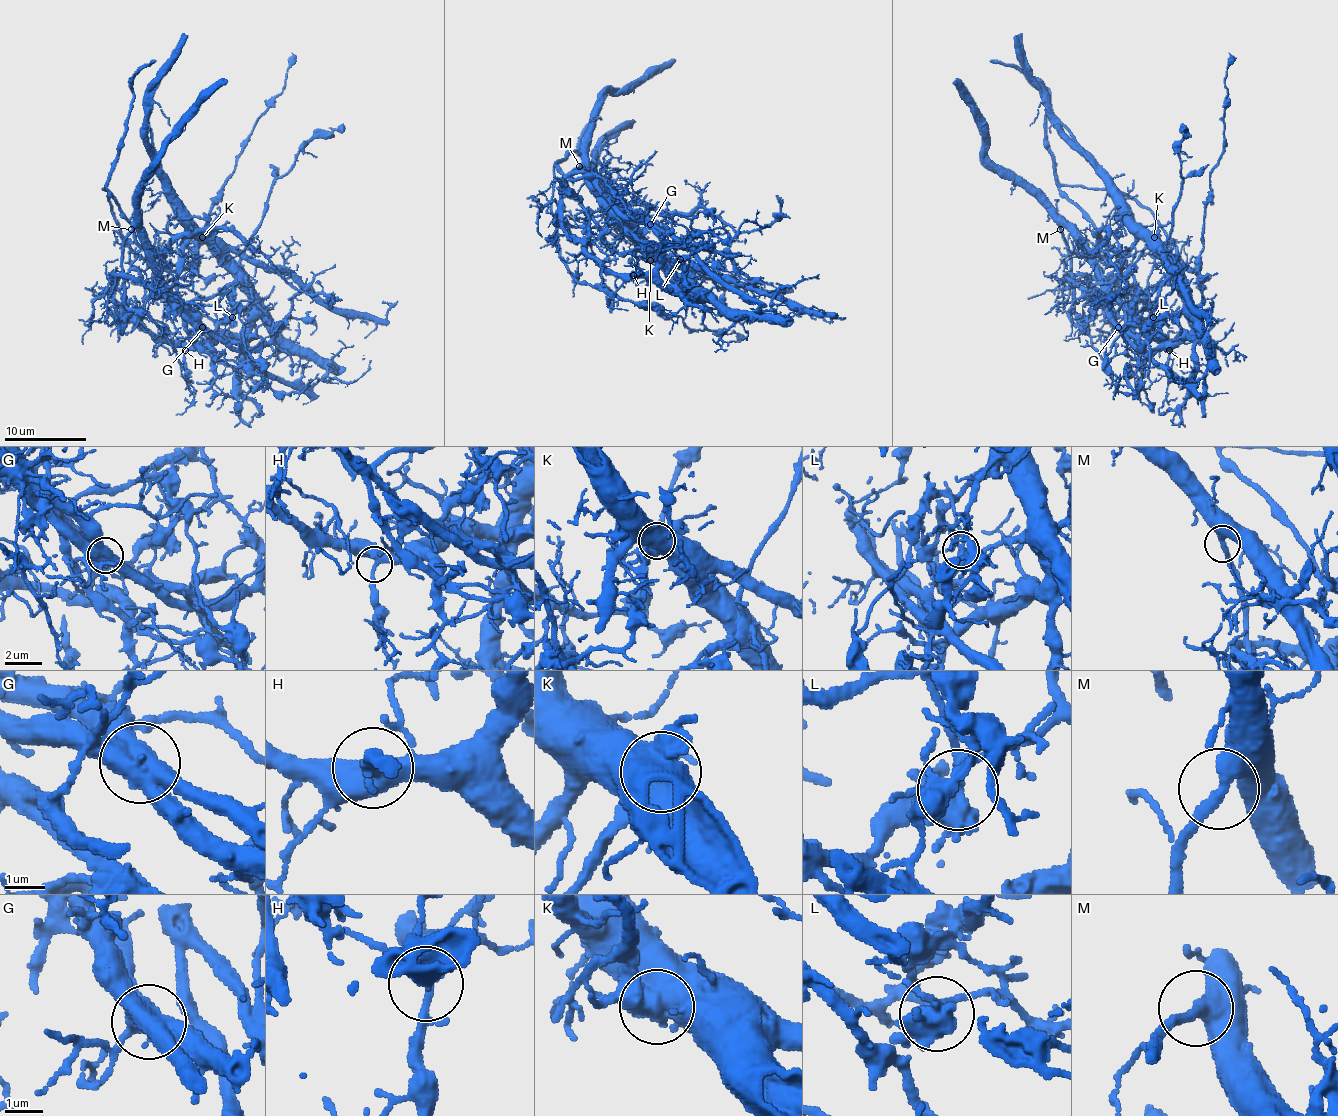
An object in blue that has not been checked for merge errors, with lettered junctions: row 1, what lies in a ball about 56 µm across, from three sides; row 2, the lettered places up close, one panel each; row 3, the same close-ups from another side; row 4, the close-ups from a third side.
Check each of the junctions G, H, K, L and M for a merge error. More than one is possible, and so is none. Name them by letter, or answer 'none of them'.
G, K, L

